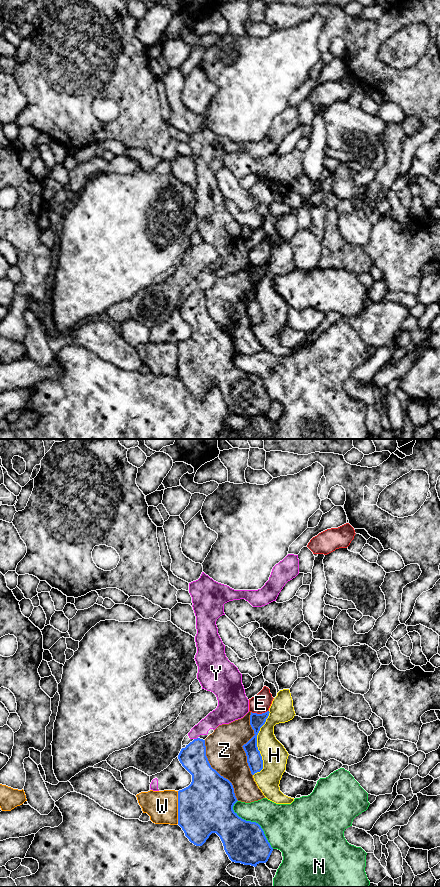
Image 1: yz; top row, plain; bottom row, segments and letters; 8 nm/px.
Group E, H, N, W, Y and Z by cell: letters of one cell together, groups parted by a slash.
E / H / N / W / Y / Z

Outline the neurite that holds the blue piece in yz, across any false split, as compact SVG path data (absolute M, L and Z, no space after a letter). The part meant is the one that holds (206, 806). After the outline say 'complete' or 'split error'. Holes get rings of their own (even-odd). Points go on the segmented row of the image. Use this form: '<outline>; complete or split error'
M194 739L181 749L178 759L192 775L191 784L178 791L178 825L189 841L202 846L212 833L216 833L232 862L254 867L266 863L273 848L258 823L246 821L234 812L233 806L238 800L233 785L211 767L206 756L205 740Z; complete

